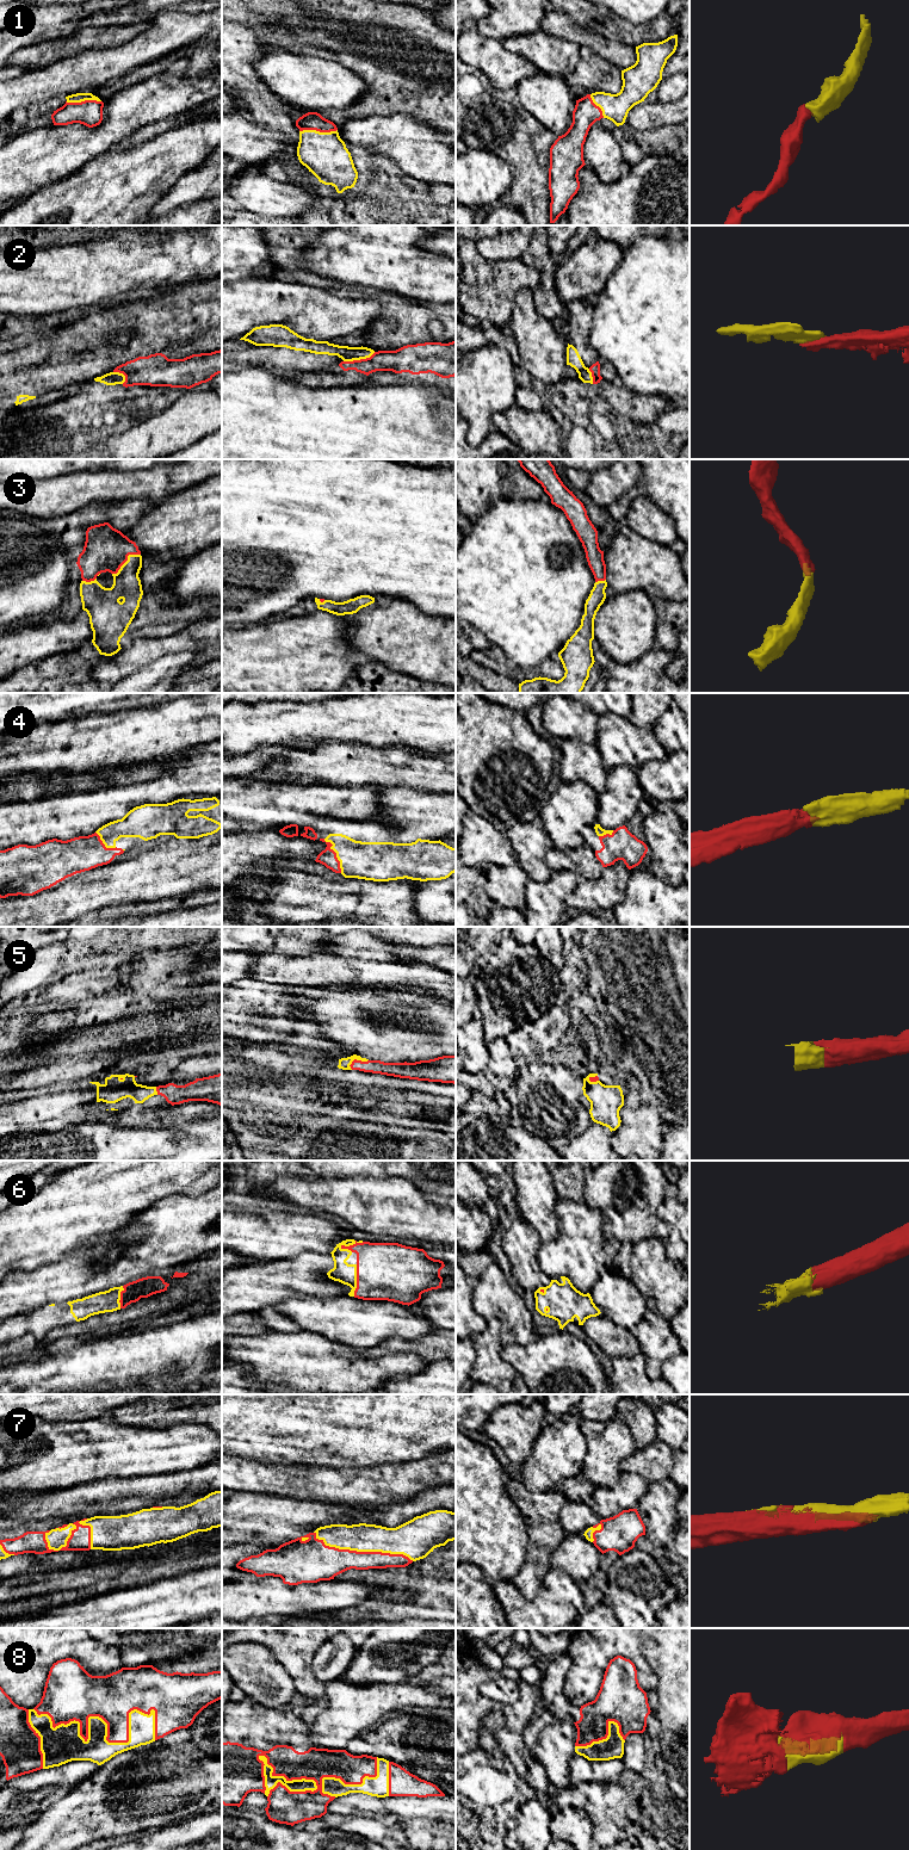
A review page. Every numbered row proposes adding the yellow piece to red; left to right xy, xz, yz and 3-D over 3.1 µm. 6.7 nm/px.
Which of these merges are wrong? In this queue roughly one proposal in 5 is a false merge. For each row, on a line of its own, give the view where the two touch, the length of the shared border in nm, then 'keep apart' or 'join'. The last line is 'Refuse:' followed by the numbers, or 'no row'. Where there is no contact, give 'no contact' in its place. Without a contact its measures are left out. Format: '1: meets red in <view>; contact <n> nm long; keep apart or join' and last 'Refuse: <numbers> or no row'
1: meets red in xz; contact 260 nm long; join
2: meets red in xz; contact 220 nm long; keep apart
3: meets red in xy; contact 240 nm long; join
4: meets red in xz; contact 260 nm long; join
5: meets red in xz; contact 140 nm long; join
6: meets red in xz; contact 170 nm long; join
7: meets red in xz; contact 700 nm long; join
8: meets red in xy; contact 850 nm long; join
Refuse: 2

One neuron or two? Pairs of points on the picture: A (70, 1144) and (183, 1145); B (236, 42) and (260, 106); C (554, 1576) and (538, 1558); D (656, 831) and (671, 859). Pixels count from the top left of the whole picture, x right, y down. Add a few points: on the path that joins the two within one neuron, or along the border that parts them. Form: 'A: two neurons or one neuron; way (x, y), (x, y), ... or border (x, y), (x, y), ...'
A: one neuron; way (98, 1145), (155, 1145)
B: one neuron; way (236, 57), (236, 70), (255, 91)
C: two neurons; border (551, 1565), (536, 1595)
D: one neuron; way (663, 837), (667, 852)

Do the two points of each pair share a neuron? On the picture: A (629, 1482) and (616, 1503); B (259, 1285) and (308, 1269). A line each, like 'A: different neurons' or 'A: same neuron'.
A: same neuron
B: same neuron

